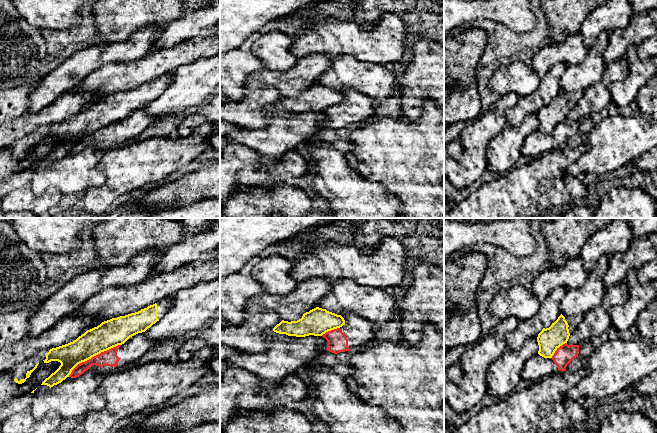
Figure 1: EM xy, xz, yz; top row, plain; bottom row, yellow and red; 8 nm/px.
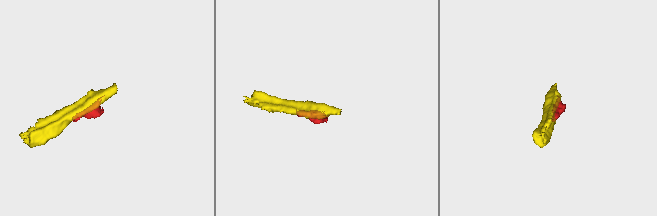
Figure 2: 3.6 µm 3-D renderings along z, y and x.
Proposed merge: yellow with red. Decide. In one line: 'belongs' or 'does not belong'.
does not belong

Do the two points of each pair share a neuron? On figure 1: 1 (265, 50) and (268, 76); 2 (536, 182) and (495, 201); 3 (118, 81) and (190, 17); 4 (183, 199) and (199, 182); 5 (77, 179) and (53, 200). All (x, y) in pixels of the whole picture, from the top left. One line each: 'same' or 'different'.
1: different
2: same
3: different
4: same
5: different

